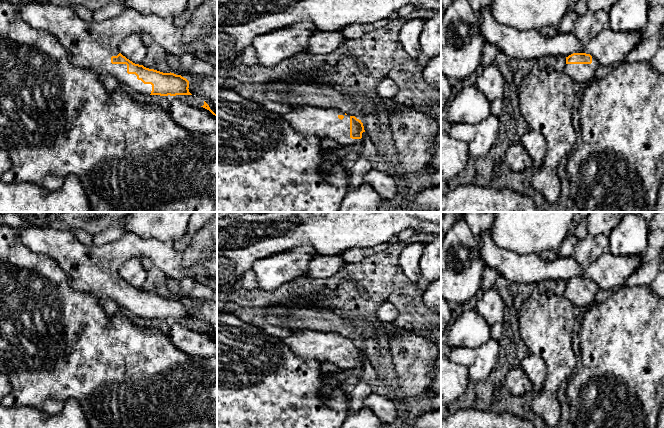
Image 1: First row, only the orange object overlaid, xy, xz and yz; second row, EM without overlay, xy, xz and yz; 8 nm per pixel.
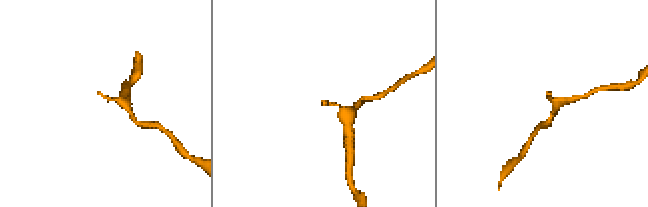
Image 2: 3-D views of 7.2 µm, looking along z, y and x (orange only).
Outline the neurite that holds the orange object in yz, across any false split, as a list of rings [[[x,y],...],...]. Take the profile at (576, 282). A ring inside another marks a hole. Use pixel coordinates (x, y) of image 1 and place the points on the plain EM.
[[[573,277],[566,281],[564,296],[576,307],[590,307],[599,290],[598,285],[590,278]]]

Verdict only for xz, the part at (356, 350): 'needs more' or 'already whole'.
needs more

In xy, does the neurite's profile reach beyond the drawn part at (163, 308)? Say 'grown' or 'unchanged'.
grown

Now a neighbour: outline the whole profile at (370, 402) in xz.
[[[374,392],[364,399],[363,407],[372,410],[383,423],[394,423],[397,418],[394,402],[386,396],[377,395]]]

